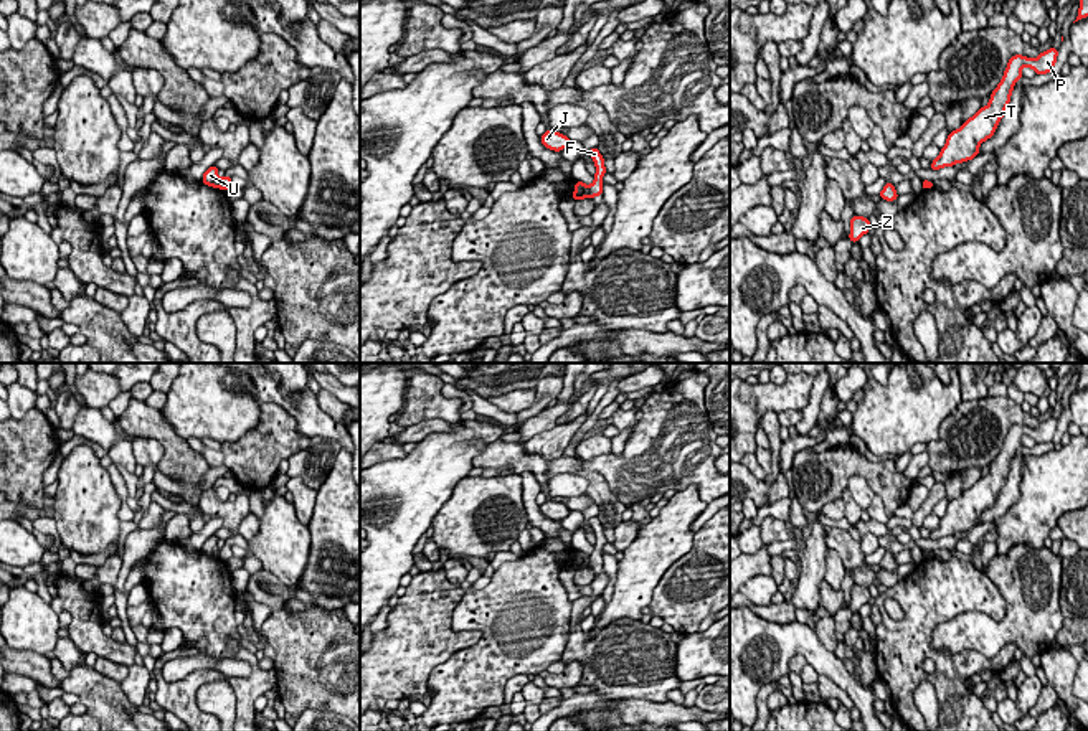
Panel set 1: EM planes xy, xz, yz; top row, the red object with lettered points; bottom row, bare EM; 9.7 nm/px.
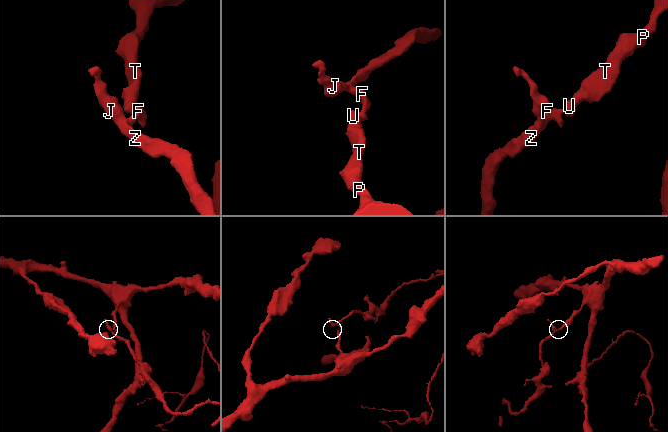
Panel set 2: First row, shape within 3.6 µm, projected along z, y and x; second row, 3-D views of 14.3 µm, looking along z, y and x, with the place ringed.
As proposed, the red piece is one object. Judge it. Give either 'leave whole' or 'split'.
split

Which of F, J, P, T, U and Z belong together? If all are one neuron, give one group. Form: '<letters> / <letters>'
F J Z / P T U

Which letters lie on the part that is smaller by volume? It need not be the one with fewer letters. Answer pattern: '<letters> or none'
F, J, Z

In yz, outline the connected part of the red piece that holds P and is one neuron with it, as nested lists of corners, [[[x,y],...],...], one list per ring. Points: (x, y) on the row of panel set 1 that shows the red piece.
[[[1048,48],[1035,59],[1014,54],[1007,63],[1002,81],[991,92],[989,104],[964,120],[959,129],[948,134],[946,145],[939,150],[938,158],[931,162],[930,170],[953,167],[977,157],[979,145],[994,135],[997,124],[1004,117],[1010,102],[1014,84],[1024,78],[1022,68],[1029,66],[1035,71],[1035,74],[1047,74],[1053,71],[1057,56],[1057,48]]]

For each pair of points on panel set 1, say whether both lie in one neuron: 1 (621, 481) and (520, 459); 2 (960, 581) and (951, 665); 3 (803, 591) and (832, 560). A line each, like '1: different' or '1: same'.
1: same
2: same
3: different

